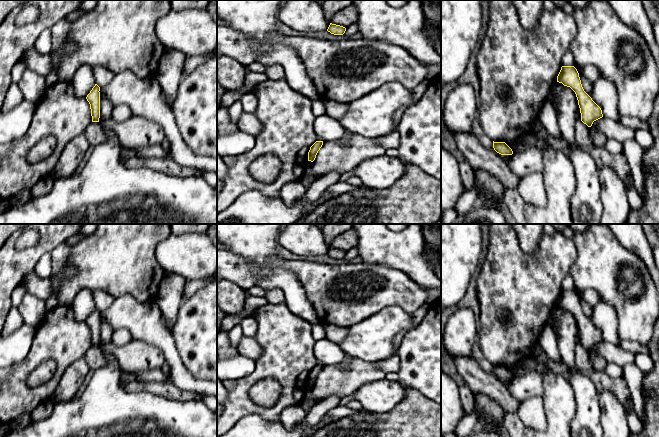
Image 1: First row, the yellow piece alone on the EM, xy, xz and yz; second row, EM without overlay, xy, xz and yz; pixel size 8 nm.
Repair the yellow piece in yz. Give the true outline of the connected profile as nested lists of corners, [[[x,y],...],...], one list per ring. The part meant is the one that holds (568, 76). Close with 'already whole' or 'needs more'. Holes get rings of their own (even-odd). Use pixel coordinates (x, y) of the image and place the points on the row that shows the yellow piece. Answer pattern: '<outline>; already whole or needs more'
[[[562,66],[557,76],[557,82],[570,87],[575,92],[580,108],[581,121],[584,124],[591,127],[594,121],[603,117],[601,108],[584,91],[579,73],[574,66]]]; already whole

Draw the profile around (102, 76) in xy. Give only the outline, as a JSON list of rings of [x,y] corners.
[[[93,66],[92,72],[95,82],[99,87],[103,87],[110,83],[115,76],[113,72],[101,66]]]

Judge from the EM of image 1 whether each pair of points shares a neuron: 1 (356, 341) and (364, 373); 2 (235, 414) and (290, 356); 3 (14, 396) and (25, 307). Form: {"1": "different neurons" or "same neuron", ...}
{"1": "different neurons", "2": "same neuron", "3": "different neurons"}

